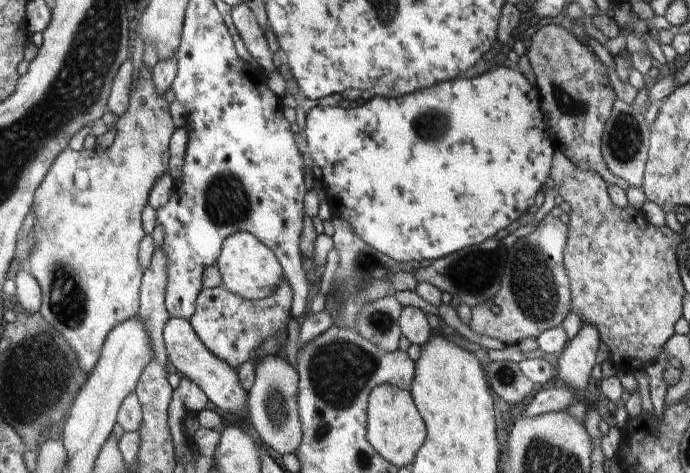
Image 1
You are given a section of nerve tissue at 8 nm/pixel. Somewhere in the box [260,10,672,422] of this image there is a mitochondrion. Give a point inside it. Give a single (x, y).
(532, 280)

